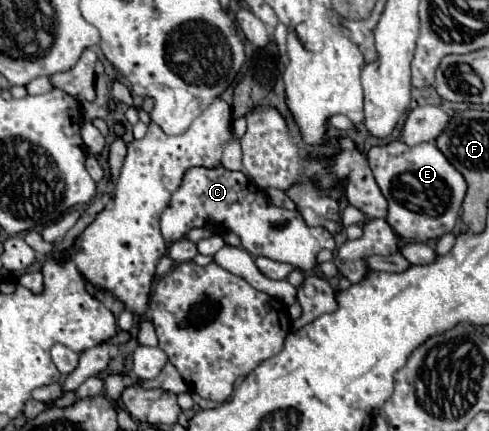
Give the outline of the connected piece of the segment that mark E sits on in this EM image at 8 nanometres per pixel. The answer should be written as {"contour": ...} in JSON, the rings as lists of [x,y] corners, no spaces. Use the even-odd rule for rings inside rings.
{"contour":[[[393,140],[383,146],[373,146],[367,158],[375,180],[389,202],[387,222],[401,238],[407,242],[429,242],[455,228],[467,182],[433,142],[411,148],[401,140]]]}

